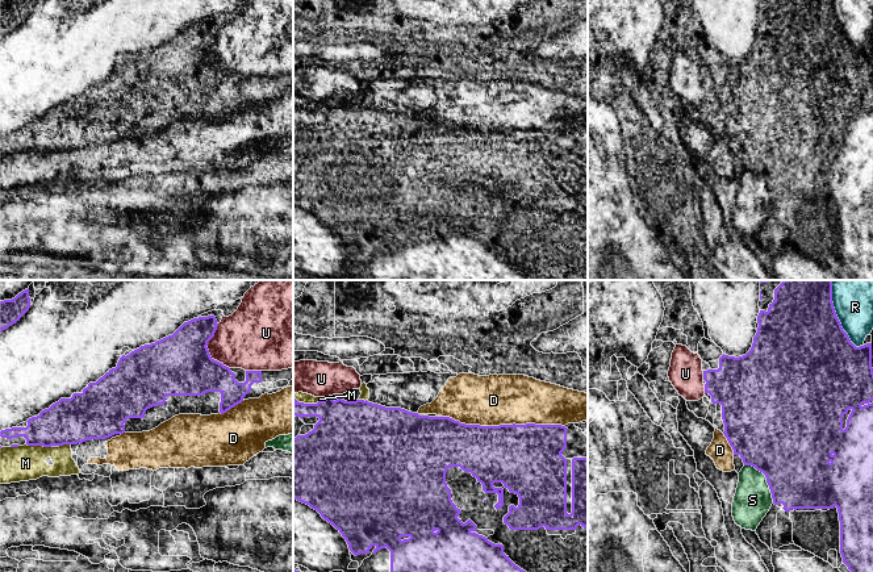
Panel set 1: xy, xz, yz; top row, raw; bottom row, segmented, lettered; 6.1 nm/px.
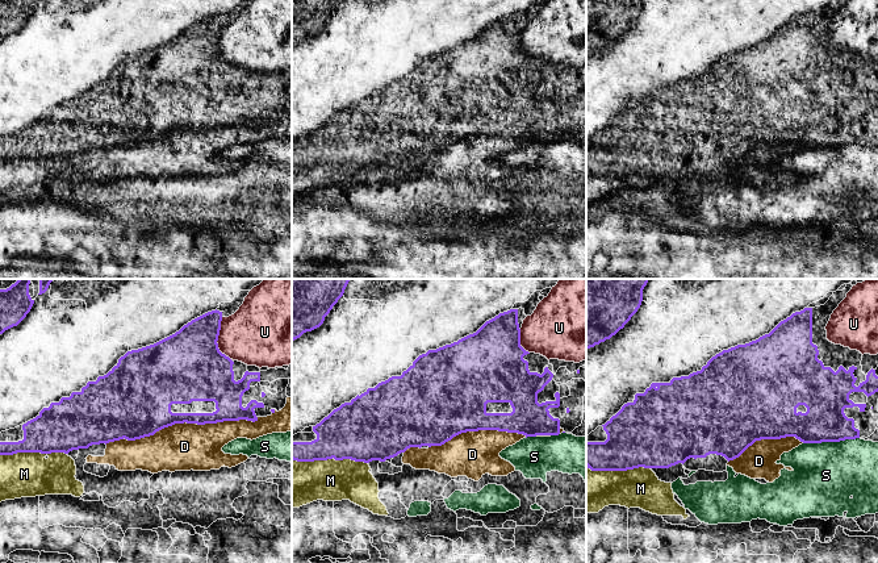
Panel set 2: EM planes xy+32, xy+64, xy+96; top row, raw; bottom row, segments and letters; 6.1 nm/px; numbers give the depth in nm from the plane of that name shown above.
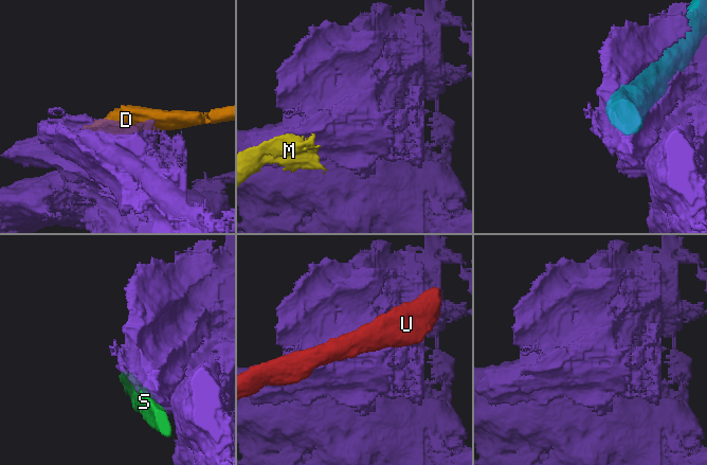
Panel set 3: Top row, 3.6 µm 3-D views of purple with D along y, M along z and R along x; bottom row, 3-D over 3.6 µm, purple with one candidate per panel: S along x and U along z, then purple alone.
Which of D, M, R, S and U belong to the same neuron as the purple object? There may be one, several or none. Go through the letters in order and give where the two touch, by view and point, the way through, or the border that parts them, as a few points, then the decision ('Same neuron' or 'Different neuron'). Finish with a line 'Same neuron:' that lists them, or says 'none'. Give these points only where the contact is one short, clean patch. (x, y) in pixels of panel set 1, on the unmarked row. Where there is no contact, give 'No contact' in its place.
D: Touches purple at xz (504, 130). Different neuron
M: Touches purple at xy (38, 150). Different neuron
R: Touches purple at yz (840, 29). Different neuron
S: Touches purple at yz (767, 184). Different neuron
U: Touches purple at xy (207, 54). Different neuron
Same neuron: none

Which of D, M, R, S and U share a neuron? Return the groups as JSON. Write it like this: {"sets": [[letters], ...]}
{"sets": [["D", "M"], ["R"], ["S"], ["U"]]}

